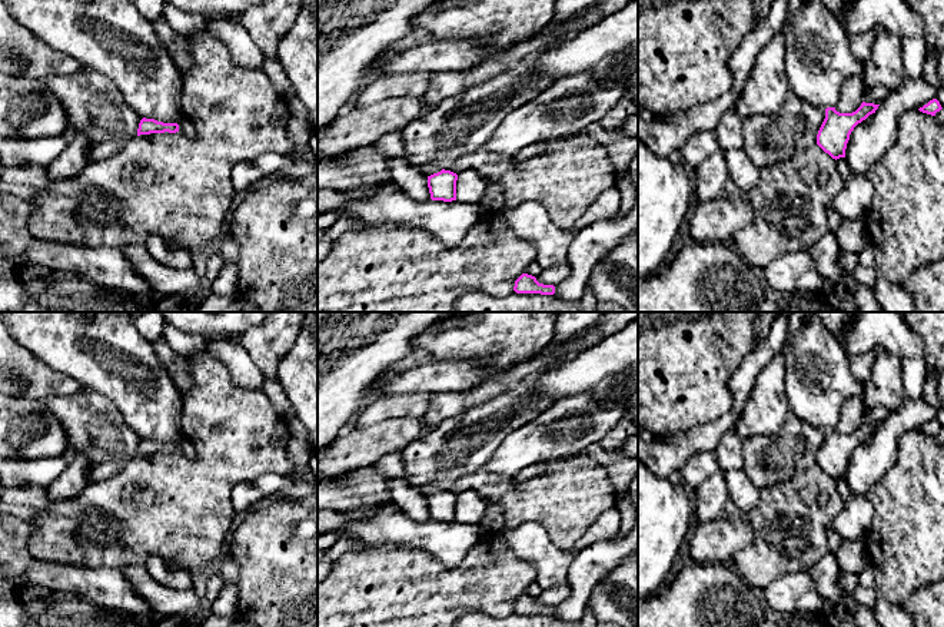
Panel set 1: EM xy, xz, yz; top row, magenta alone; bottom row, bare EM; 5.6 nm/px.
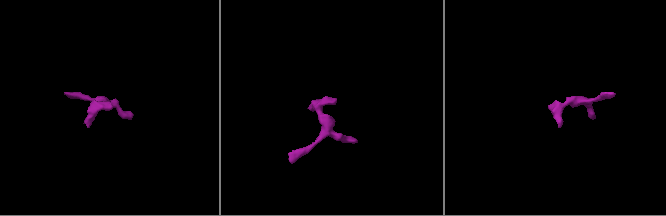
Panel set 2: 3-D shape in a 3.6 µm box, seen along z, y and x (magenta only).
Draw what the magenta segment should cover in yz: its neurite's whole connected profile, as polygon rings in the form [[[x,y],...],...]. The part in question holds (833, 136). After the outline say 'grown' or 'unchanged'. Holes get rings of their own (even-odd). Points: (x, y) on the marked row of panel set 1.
[[[862,102],[852,113],[840,113],[835,107],[827,107],[825,119],[817,135],[817,145],[835,160],[845,157],[851,132],[858,123],[875,113],[878,106]]] | unchanged

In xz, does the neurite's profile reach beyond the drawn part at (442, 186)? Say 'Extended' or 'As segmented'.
Extended

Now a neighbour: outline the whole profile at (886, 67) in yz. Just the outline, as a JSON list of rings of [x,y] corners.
[[[888,30],[874,34],[871,57],[861,63],[861,80],[865,90],[884,86],[898,89],[905,77],[901,37]]]

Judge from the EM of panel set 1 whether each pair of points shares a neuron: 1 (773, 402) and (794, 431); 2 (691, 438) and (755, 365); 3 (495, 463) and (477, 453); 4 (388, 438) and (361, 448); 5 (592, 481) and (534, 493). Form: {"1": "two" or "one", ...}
{"1": "two", "2": "one", "3": "two", "4": "one", "5": "one"}

